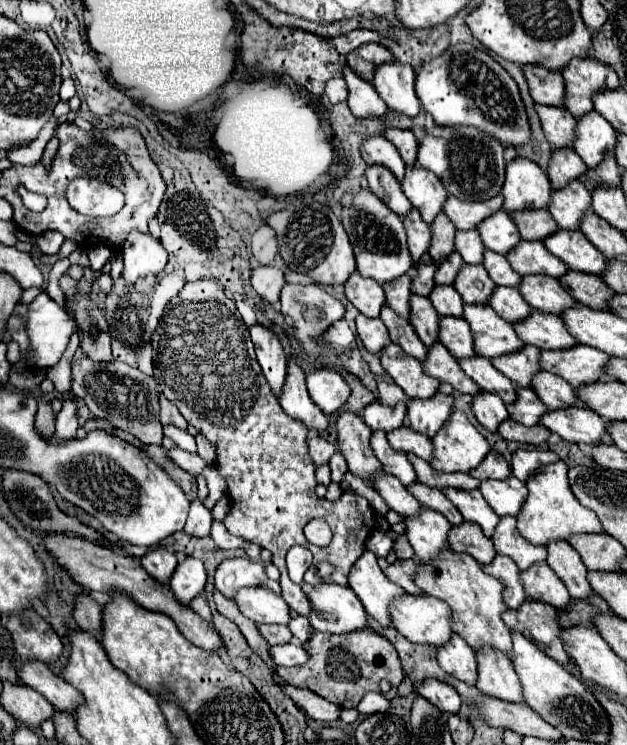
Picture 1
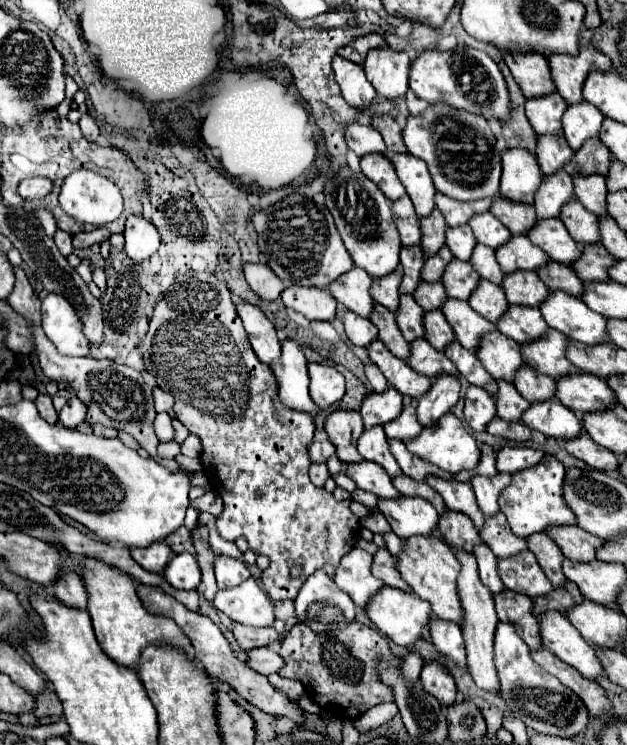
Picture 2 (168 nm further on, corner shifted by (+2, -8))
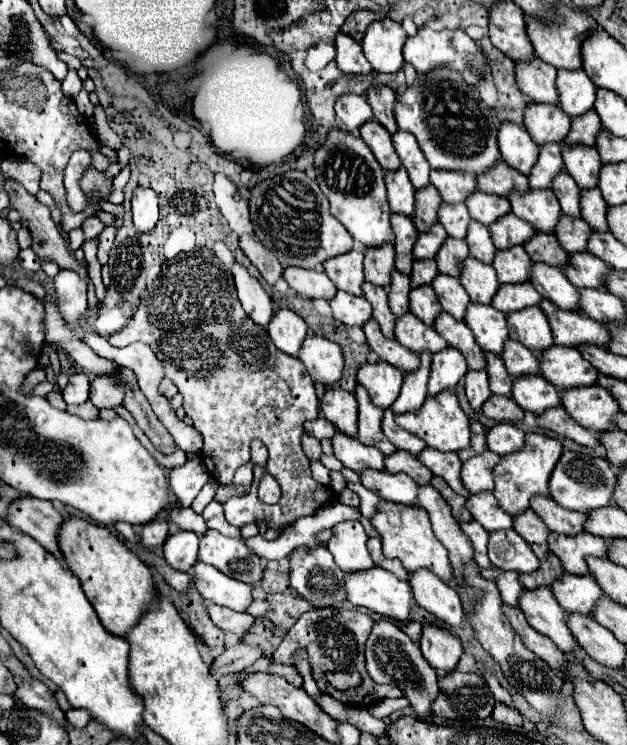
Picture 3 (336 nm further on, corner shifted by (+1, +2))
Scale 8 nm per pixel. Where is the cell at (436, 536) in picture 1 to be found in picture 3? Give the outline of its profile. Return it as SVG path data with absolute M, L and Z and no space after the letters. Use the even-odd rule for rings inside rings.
M361 472L361 484L375 494L379 494L383 500L403 504L403 506L417 506L417 482L407 474L389 474L389 472Z

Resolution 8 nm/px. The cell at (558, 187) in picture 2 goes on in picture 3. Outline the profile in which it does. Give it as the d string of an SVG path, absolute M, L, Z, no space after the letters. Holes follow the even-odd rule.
M545 144L539 152L539 160L533 166L533 172L529 176L531 190L545 190L551 188L557 174L565 170L563 158L561 158L561 146L559 144Z

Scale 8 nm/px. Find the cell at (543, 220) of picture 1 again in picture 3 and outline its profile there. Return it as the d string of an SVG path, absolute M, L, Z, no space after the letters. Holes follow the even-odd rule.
M499 160L497 168L493 168L493 172L487 172L485 176L477 176L477 188L481 192L489 192L495 196L503 196L509 198L511 192L529 192L529 182L525 176L513 172L511 168L503 166L503 160Z

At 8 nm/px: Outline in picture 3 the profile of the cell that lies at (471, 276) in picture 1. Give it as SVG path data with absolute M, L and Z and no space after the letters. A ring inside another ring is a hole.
M447 238L445 244L441 246L439 254L435 256L435 262L437 262L441 274L459 278L461 270L463 270L463 262L467 260L467 256L469 256L469 248L467 248L465 240Z

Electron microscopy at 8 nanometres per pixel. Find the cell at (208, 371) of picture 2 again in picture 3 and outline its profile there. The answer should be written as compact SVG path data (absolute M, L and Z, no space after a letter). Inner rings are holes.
M201 250L201 256L177 256L175 266L165 264L165 268L161 268L159 278L147 288L135 316L121 332L115 332L109 342L119 348L145 342L155 356L165 356L167 334L175 334L175 340L167 342L165 376L179 388L185 414L203 434L205 444L201 458L209 474L219 484L227 486L233 482L235 470L249 462L249 446L255 438L269 450L265 468L253 468L249 492L229 498L223 504L227 522L241 528L265 520L269 528L283 532L299 518L335 504L331 488L313 480L309 458L301 450L303 424L319 418L319 400L313 382L301 360L277 352L267 330L257 328L257 324L245 316L237 300L231 272L223 268L221 260L215 258L211 250ZM177 288L181 300L181 332L175 332ZM293 384L297 384L297 390L289 390ZM263 472L275 476L281 486L277 504L265 504L257 498L257 484Z

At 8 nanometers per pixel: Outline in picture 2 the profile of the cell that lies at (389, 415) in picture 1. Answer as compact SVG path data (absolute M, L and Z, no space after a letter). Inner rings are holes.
M388 386L384 392L368 394L362 400L362 408L360 408L364 428L386 424L394 420L400 412L402 412L402 394L392 386Z

